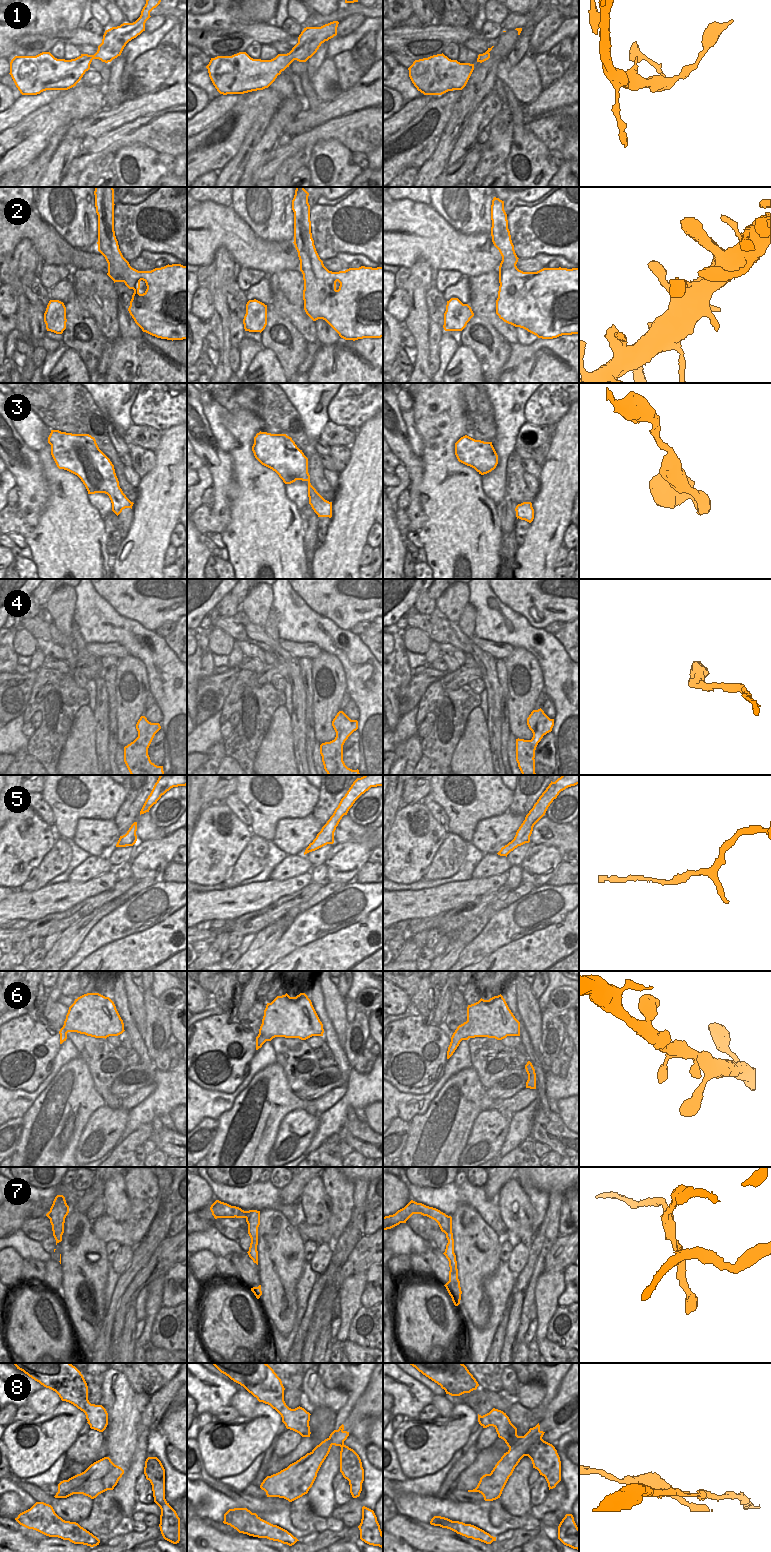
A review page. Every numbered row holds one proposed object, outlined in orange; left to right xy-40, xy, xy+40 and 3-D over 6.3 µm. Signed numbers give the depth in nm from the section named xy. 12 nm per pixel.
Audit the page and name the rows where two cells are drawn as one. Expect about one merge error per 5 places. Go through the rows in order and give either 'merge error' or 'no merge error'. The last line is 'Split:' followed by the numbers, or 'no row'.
1: no merge error
2: no merge error
3: no merge error
4: no merge error
5: no merge error
6: no merge error
7: merge error
8: merge error
Split: 7, 8

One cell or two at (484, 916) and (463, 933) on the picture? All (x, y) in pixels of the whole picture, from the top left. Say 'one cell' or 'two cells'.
one cell

